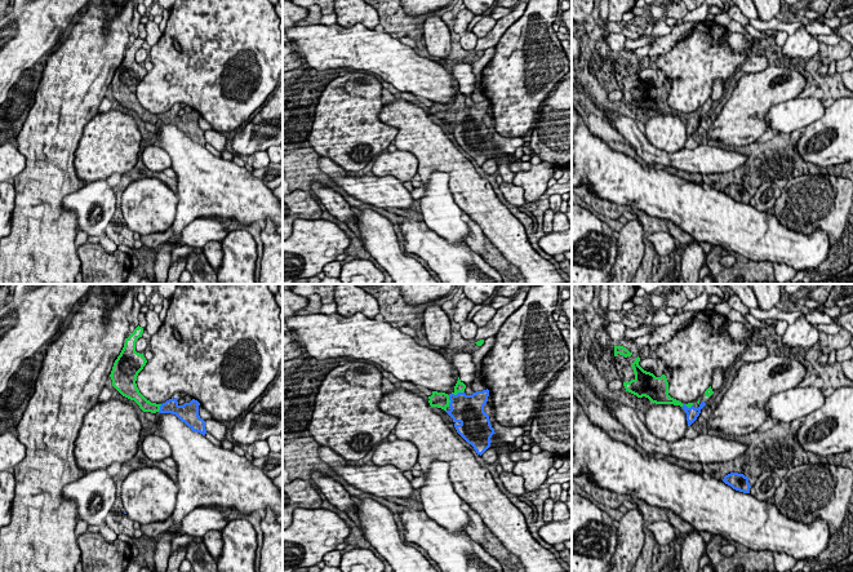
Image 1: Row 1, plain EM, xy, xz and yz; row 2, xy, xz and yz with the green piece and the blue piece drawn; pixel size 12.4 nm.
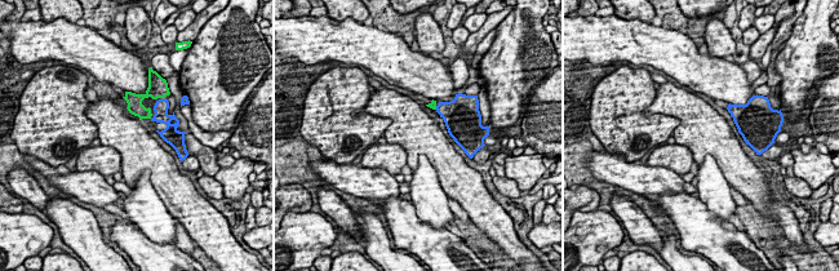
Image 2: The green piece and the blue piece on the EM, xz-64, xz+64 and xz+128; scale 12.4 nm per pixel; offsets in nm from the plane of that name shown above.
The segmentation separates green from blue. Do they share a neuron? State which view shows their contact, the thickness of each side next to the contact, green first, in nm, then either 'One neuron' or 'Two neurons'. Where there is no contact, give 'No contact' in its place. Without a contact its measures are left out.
Touches green in xz. Thickness 130 nm (green) against 380 nm. One neuron

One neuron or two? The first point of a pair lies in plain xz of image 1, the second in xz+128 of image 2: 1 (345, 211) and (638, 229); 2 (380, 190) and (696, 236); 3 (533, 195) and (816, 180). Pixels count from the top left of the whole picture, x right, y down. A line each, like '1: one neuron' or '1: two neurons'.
1: one neuron
2: two neurons
3: one neuron

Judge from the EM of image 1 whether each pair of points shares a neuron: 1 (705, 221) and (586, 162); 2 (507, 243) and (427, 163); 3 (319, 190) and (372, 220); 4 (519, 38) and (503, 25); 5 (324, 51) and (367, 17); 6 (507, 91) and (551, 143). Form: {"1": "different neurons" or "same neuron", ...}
{"1": "same neuron", "2": "same neuron", "3": "same neuron", "4": "different neurons", "5": "different neurons", "6": "different neurons"}

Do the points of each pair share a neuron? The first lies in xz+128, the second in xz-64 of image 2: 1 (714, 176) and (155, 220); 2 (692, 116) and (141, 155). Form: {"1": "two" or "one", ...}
{"1": "one", "2": "one"}

